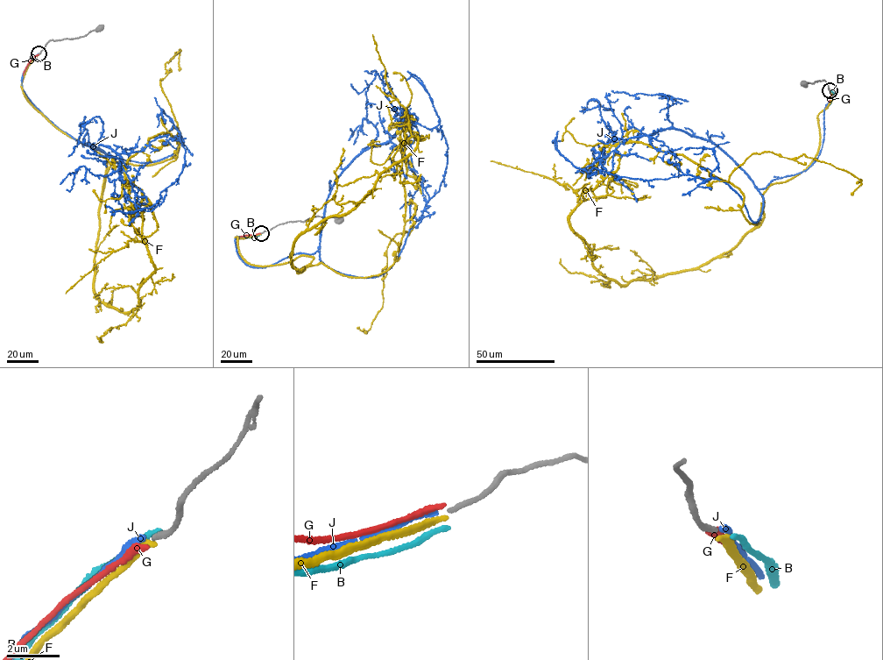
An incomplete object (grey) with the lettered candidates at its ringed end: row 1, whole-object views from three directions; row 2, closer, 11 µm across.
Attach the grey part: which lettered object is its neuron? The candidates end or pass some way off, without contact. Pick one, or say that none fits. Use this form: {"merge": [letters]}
{"merge": ["J"]}

